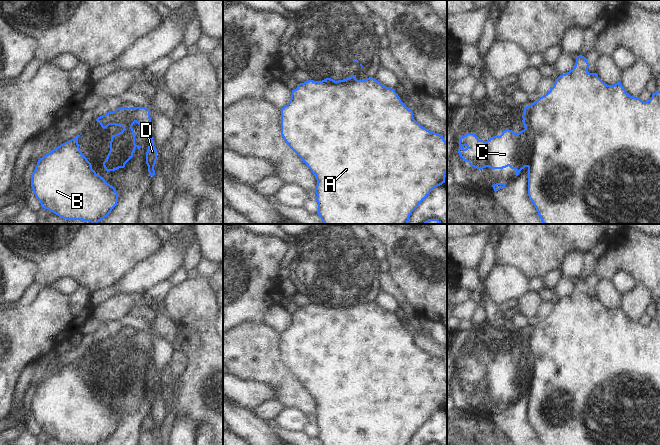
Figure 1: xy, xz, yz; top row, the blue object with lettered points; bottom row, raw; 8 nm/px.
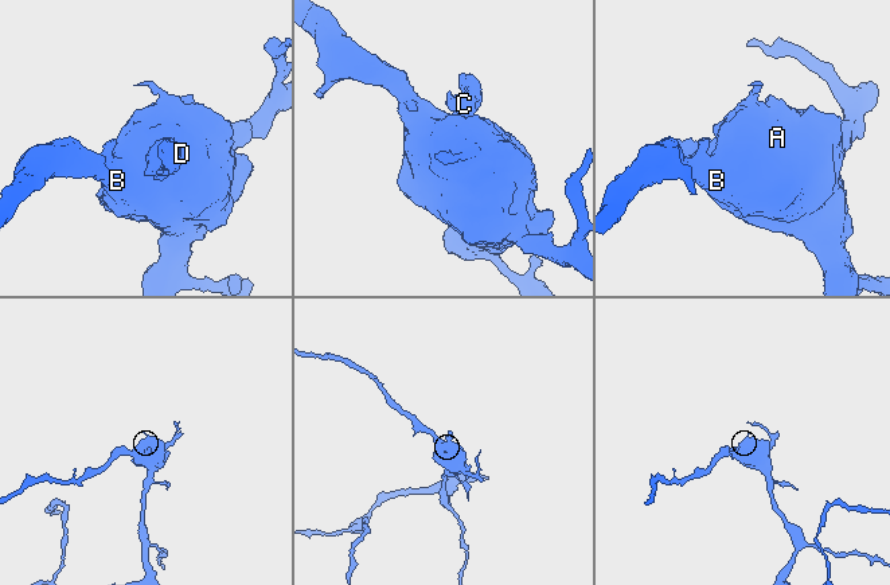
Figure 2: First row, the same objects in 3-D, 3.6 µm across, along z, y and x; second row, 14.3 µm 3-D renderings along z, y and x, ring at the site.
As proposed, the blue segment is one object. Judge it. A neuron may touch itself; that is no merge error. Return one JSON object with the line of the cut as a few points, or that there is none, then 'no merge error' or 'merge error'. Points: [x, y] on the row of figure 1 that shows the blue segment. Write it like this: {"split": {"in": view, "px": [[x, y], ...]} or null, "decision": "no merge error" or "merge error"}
{"split": {"in": "yz", "px": [[526, 127], [529, 127], [533, 132], [533, 153], [528, 166]]}, "decision": "merge error"}

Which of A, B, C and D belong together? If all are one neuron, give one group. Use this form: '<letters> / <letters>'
A B D / C

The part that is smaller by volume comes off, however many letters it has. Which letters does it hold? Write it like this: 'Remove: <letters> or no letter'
Remove: C.

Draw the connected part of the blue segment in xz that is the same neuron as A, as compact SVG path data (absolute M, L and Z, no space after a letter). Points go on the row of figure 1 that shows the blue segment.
M353 75L344 80L335 81L331 78L326 78L322 81L308 80L304 83L300 83L296 89L292 90L291 99L287 105L281 108L281 135L287 145L301 158L303 163L311 170L317 180L315 187L315 193L317 195L316 201L318 203L317 214L320 216L323 224L408 224L409 217L412 212L420 205L420 203L430 194L430 192L445 183L445 174L447 173L447 142L444 140L443 135L431 132L425 127L421 126L413 117L413 111L406 107L395 92L395 89L382 85L379 81L373 77L357 80L356 75Z

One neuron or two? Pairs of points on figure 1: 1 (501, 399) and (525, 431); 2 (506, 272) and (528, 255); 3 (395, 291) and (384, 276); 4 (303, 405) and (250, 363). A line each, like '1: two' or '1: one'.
1: one
2: two
3: one
4: one

